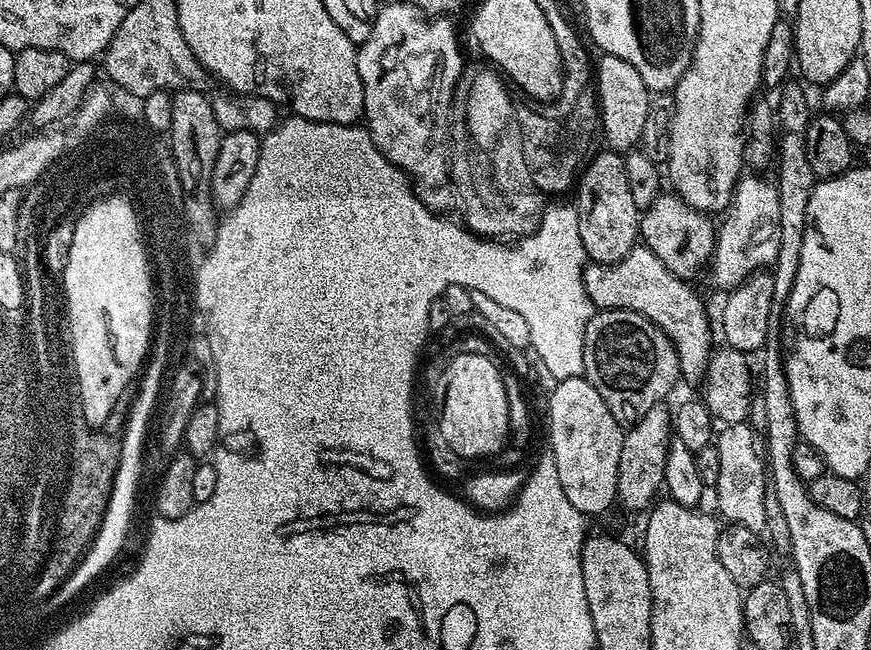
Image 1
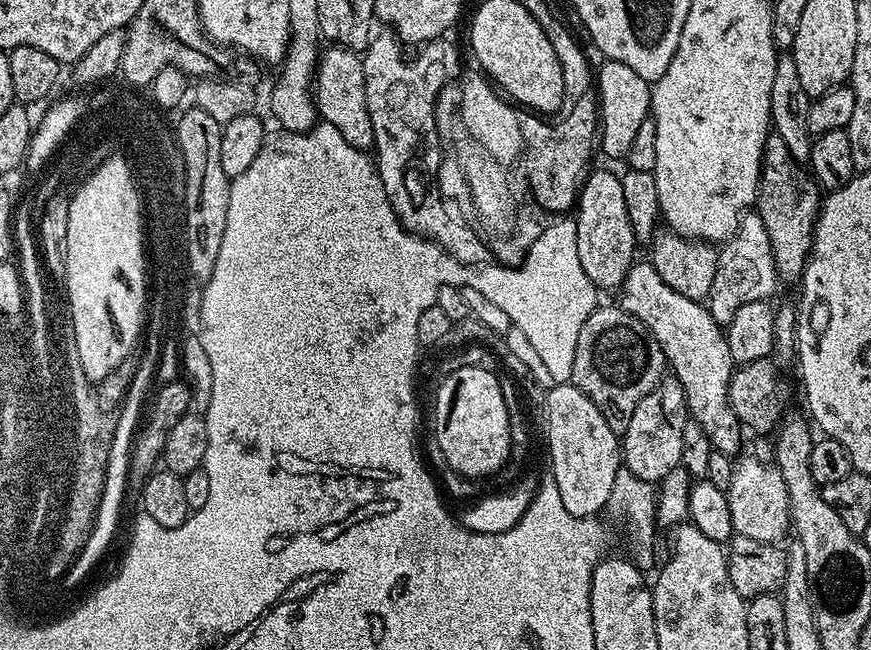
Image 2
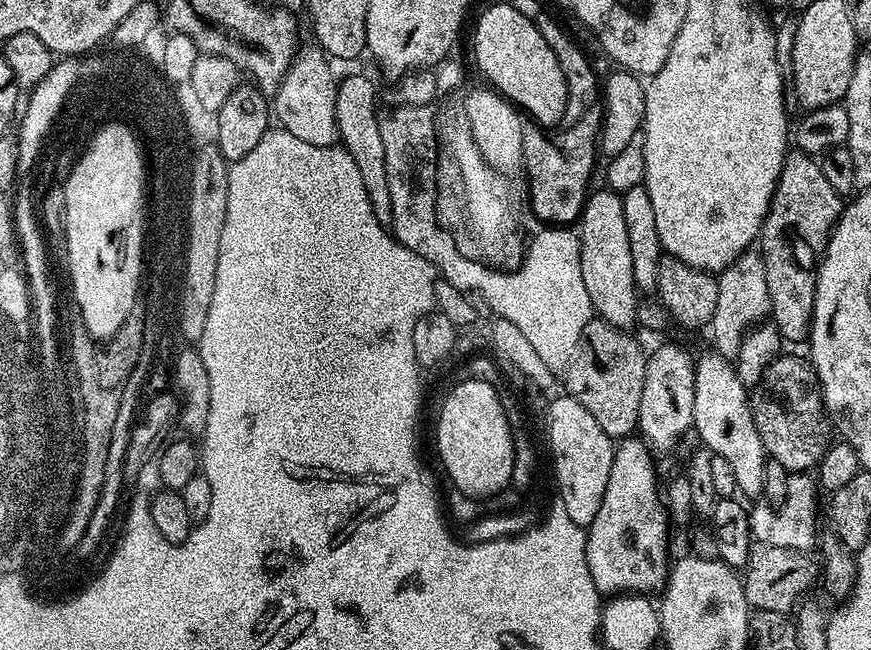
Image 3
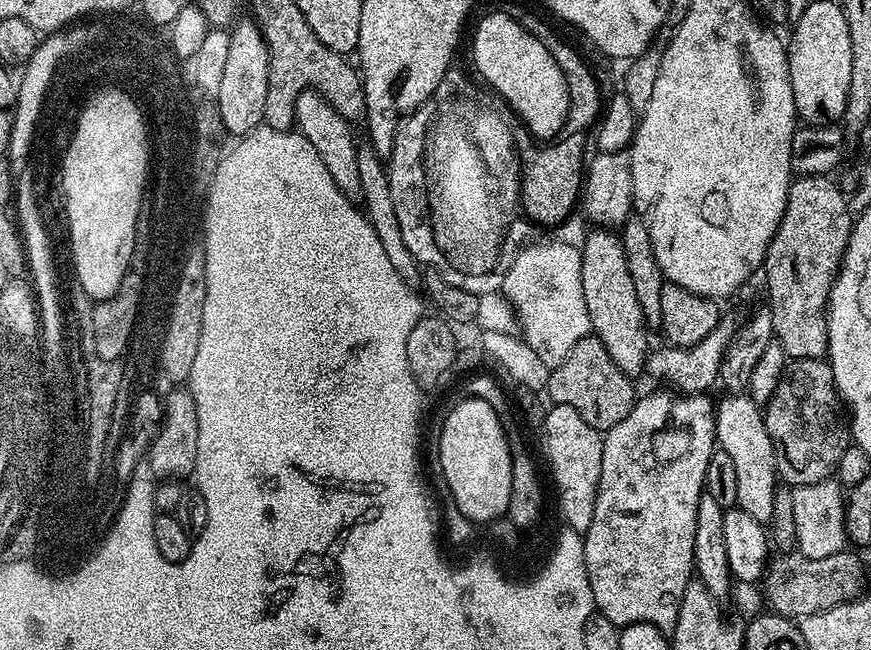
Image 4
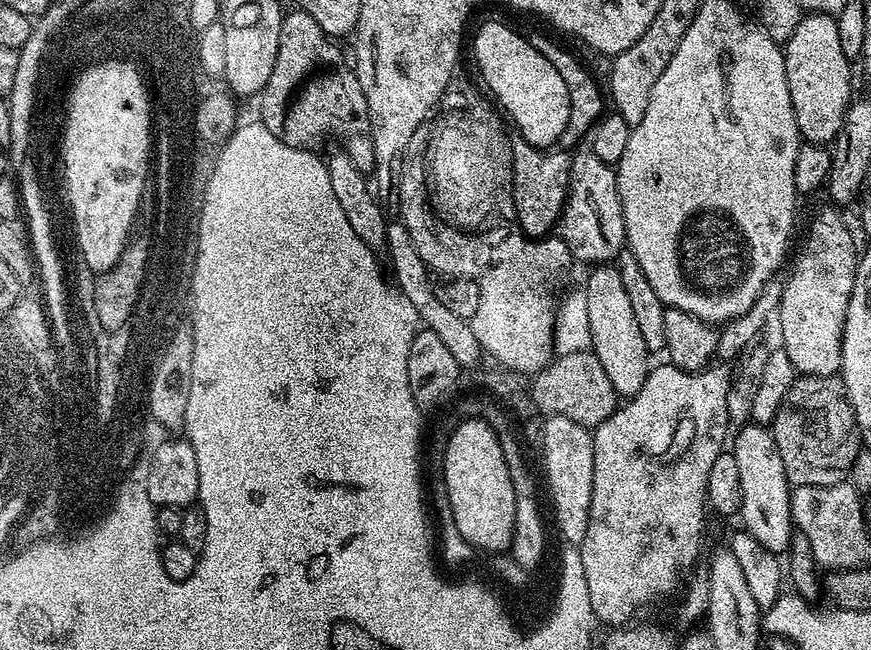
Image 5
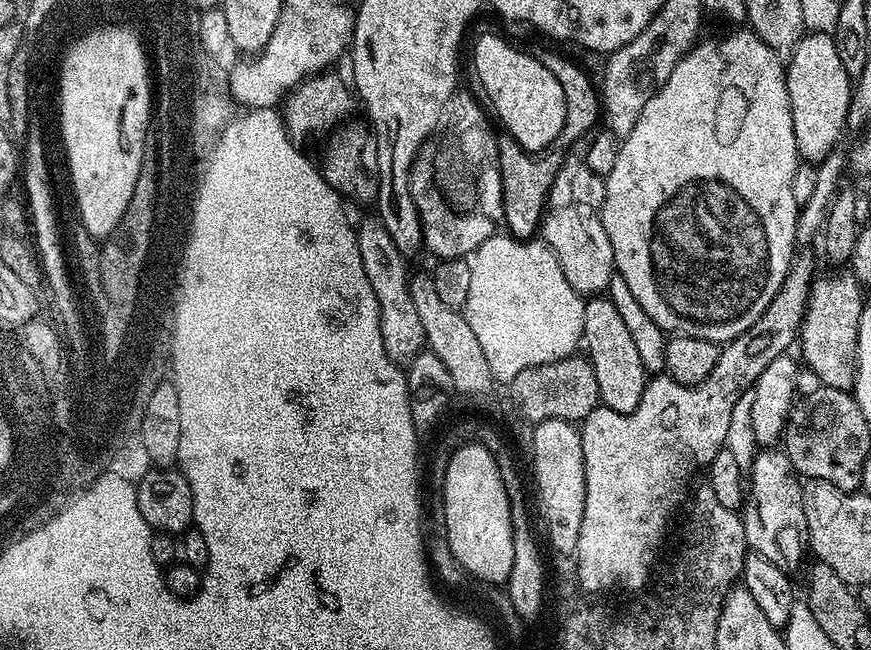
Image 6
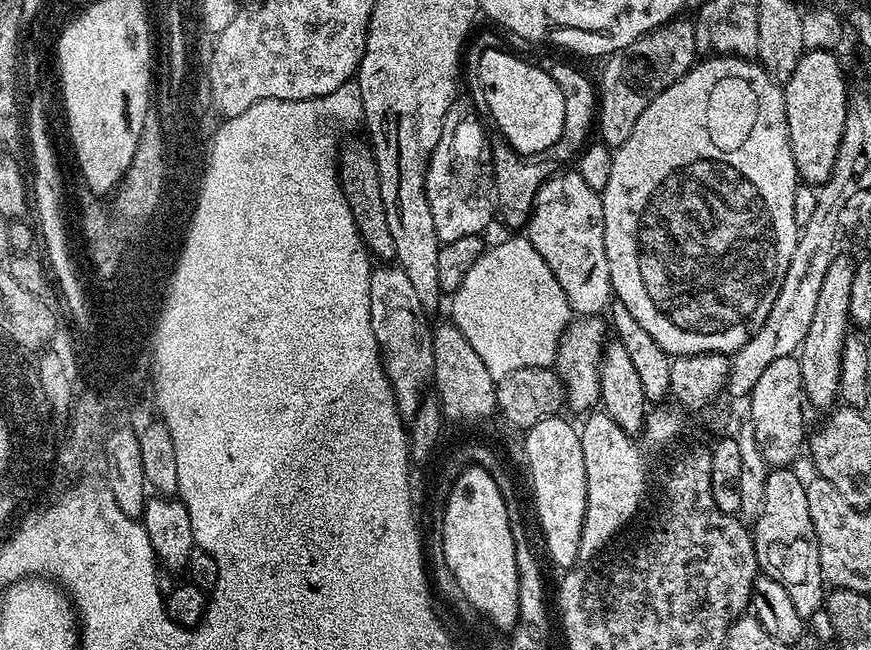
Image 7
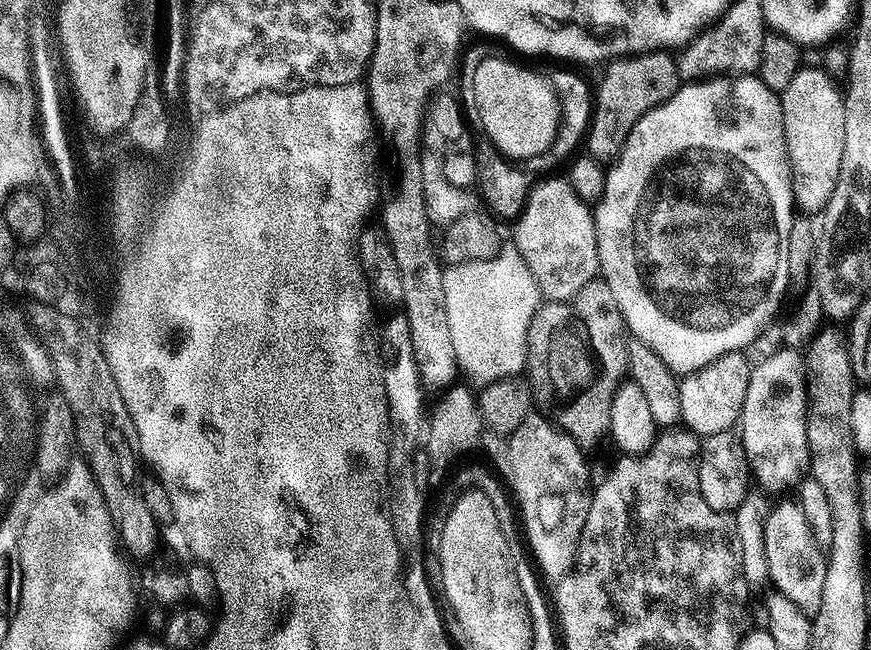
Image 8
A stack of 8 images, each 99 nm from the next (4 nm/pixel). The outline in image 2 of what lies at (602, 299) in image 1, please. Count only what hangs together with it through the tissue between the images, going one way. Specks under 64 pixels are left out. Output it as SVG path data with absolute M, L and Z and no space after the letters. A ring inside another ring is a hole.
M651 262L640 263L633 263L618 289L619 307L638 318L638 322L654 334L658 346L662 346L667 367L686 394L689 417L706 430L706 438L710 438L713 449L735 457L741 451L742 425L728 397L734 365L725 329L701 301L686 298L678 294L678 290L666 286Z

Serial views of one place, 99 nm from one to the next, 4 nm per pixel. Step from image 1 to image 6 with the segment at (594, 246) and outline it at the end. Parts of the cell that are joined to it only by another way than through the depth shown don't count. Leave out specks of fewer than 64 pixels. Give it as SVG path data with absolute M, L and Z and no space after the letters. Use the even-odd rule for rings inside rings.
M597 294L589 299L585 306L585 328L582 341L587 359L592 362L594 378L598 378L600 404L610 410L632 412L634 406L642 400L646 373L642 366L642 358L638 358L638 349L626 331L614 302L607 295Z

